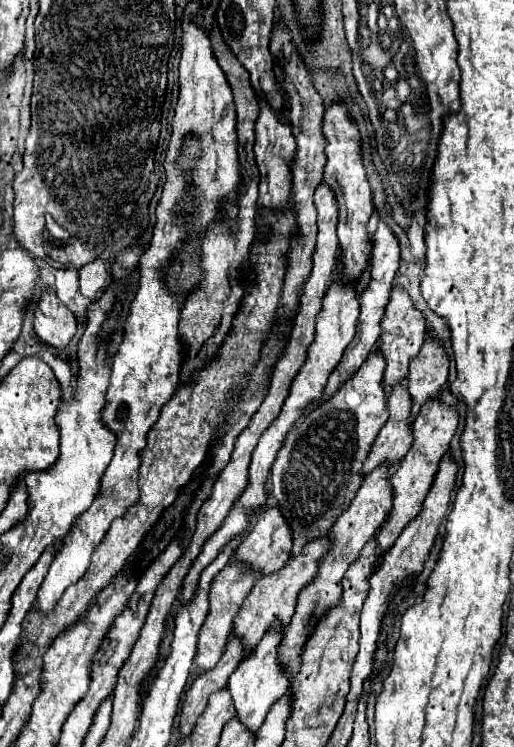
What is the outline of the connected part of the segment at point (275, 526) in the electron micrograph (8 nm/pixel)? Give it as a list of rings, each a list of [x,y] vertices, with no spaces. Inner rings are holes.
[[[273,505],[257,515],[253,529],[237,547],[235,557],[261,575],[269,575],[287,563],[291,549],[291,529],[279,511],[279,505]]]

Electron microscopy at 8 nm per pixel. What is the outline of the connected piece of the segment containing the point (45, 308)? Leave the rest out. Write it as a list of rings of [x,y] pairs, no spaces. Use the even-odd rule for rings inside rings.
[[[45,291],[35,309],[35,333],[49,347],[65,349],[77,331],[75,315],[57,299],[55,291]]]

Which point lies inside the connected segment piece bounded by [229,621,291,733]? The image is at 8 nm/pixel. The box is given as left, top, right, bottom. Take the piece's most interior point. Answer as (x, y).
(259, 681)

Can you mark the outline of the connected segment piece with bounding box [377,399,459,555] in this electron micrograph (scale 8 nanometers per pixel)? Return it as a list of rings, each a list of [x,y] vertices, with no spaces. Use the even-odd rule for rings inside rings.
[[[431,399],[427,401],[427,405],[423,405],[419,417],[413,423],[413,435],[415,441],[411,445],[411,449],[407,451],[407,455],[401,459],[399,469],[391,475],[391,485],[393,485],[393,511],[389,513],[387,521],[381,527],[381,533],[377,535],[377,549],[383,555],[387,549],[391,549],[391,545],[395,543],[395,537],[399,537],[399,533],[403,531],[403,527],[417,517],[417,513],[423,507],[423,501],[433,485],[433,477],[437,475],[439,469],[439,461],[443,457],[443,453],[449,449],[451,437],[455,435],[459,423],[459,411],[455,405],[447,405],[441,399]]]

